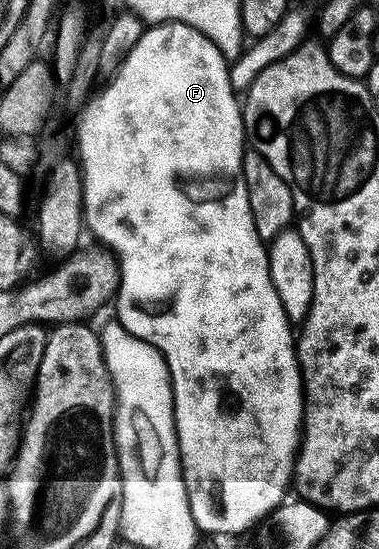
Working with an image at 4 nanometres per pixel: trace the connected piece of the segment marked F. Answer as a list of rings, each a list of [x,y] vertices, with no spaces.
[[[165,21],[152,24],[150,27],[144,28],[143,34],[137,39],[136,45],[133,46],[132,49],[128,51],[126,57],[119,62],[118,68],[115,69],[111,77],[113,78],[112,81],[109,82],[96,97],[91,95],[86,98],[85,104],[82,106],[83,125],[81,126],[80,123],[75,122],[77,131],[73,134],[74,140],[79,140],[79,157],[77,156],[77,164],[82,176],[82,218],[86,228],[88,230],[91,228],[92,231],[108,245],[106,248],[117,258],[118,276],[121,278],[117,285],[117,301],[119,297],[117,320],[133,335],[137,335],[137,339],[141,339],[159,350],[159,352],[163,354],[163,358],[167,361],[167,369],[171,373],[171,390],[175,396],[175,435],[179,438],[179,460],[183,463],[183,482],[187,488],[187,498],[191,504],[191,514],[193,515],[195,524],[202,532],[204,529],[207,533],[243,533],[250,525],[257,524],[267,512],[268,516],[268,514],[284,504],[285,498],[288,496],[288,494],[286,495],[287,489],[289,493],[289,486],[293,481],[295,458],[299,452],[301,430],[303,428],[303,374],[299,371],[297,337],[294,332],[291,334],[291,329],[293,329],[292,322],[287,320],[285,307],[273,287],[268,246],[259,240],[257,227],[253,223],[253,215],[249,207],[249,195],[247,194],[245,179],[242,175],[243,155],[245,152],[243,110],[241,108],[240,98],[231,87],[228,70],[228,58],[224,57],[223,53],[216,47],[214,41],[210,41],[201,31],[197,31],[193,27],[189,27],[180,21]]]

